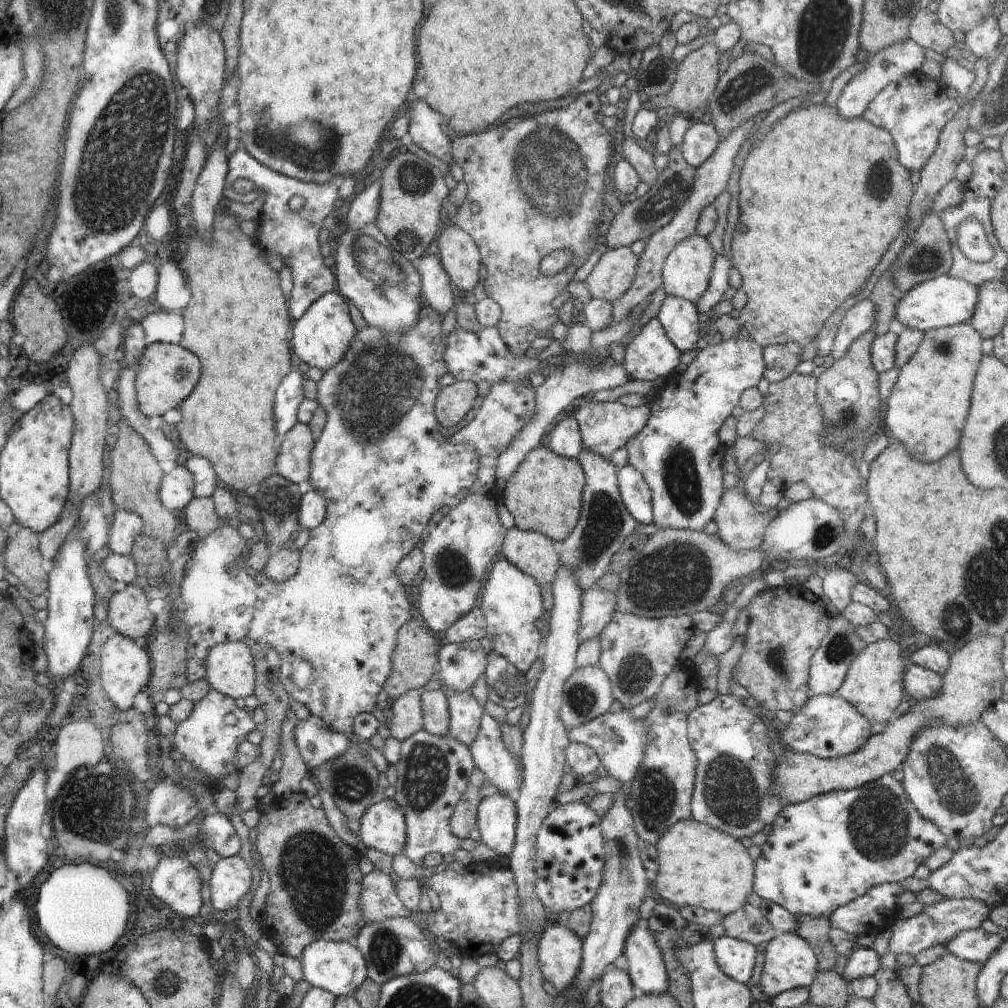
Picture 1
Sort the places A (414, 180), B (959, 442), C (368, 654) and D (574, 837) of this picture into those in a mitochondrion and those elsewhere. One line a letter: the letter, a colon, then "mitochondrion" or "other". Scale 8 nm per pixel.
A: mitochondrion
B: other
C: other
D: other

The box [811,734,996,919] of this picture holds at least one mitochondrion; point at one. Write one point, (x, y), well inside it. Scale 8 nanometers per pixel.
(877, 824)

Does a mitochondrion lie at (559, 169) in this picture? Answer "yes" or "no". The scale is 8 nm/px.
yes

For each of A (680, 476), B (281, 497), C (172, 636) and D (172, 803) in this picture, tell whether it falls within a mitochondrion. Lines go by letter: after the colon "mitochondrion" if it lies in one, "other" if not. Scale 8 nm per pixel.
A: mitochondrion
B: mitochondrion
C: mitochondrion
D: mitochondrion

